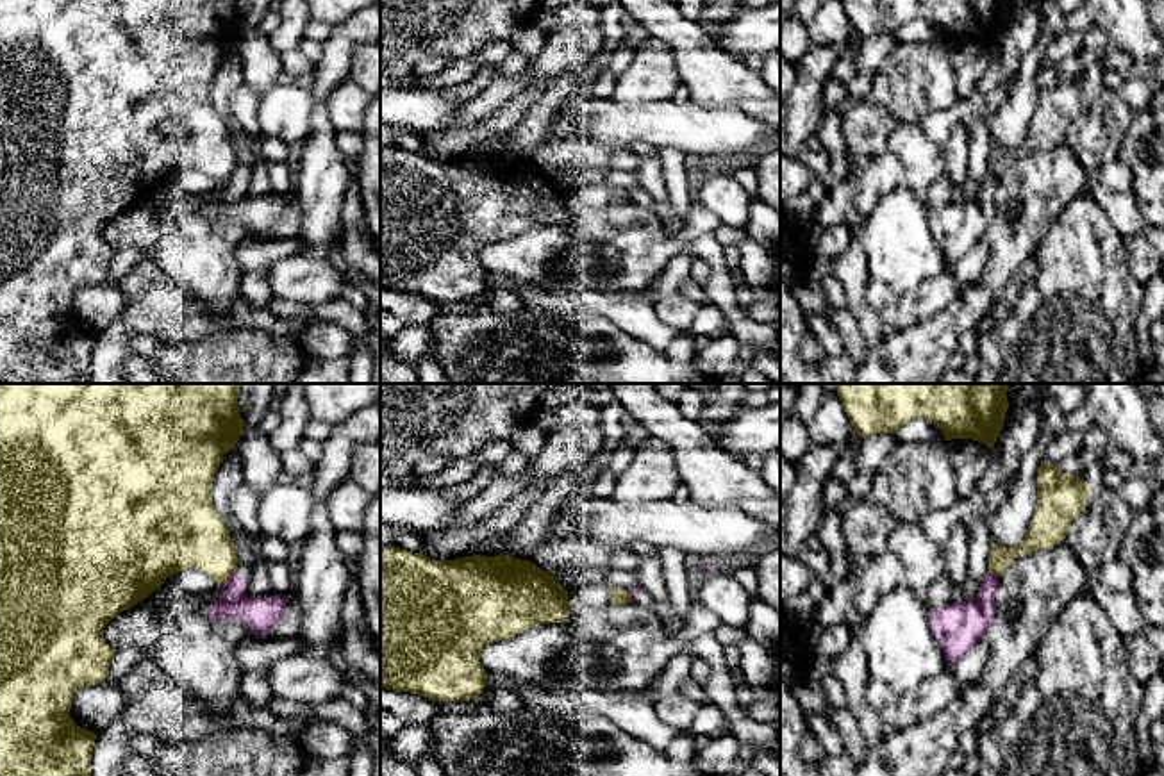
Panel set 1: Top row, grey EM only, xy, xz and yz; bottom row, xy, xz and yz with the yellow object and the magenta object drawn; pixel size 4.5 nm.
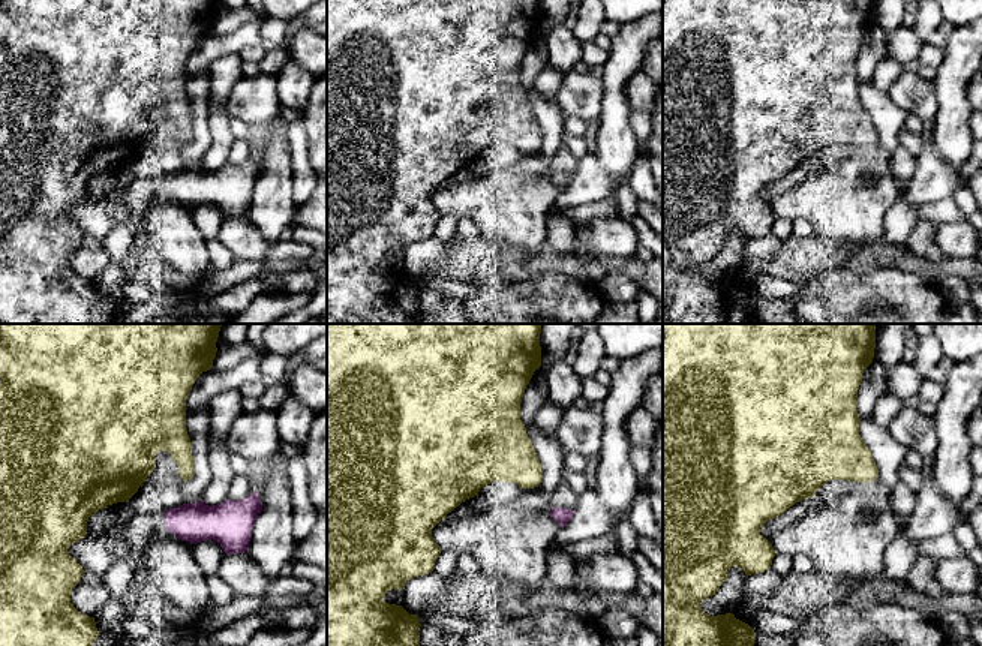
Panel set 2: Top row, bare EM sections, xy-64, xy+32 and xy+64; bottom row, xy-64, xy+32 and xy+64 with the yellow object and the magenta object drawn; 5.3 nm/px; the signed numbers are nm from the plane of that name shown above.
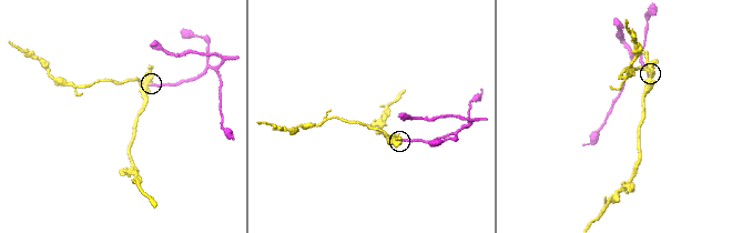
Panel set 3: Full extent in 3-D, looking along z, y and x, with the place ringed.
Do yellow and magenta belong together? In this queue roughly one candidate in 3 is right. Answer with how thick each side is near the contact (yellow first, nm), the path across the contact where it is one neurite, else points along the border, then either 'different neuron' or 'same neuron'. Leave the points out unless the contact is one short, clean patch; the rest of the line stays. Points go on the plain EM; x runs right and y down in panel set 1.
calibres 300 and 160 nm; border xy (234, 170), (220, 184); different neuron

